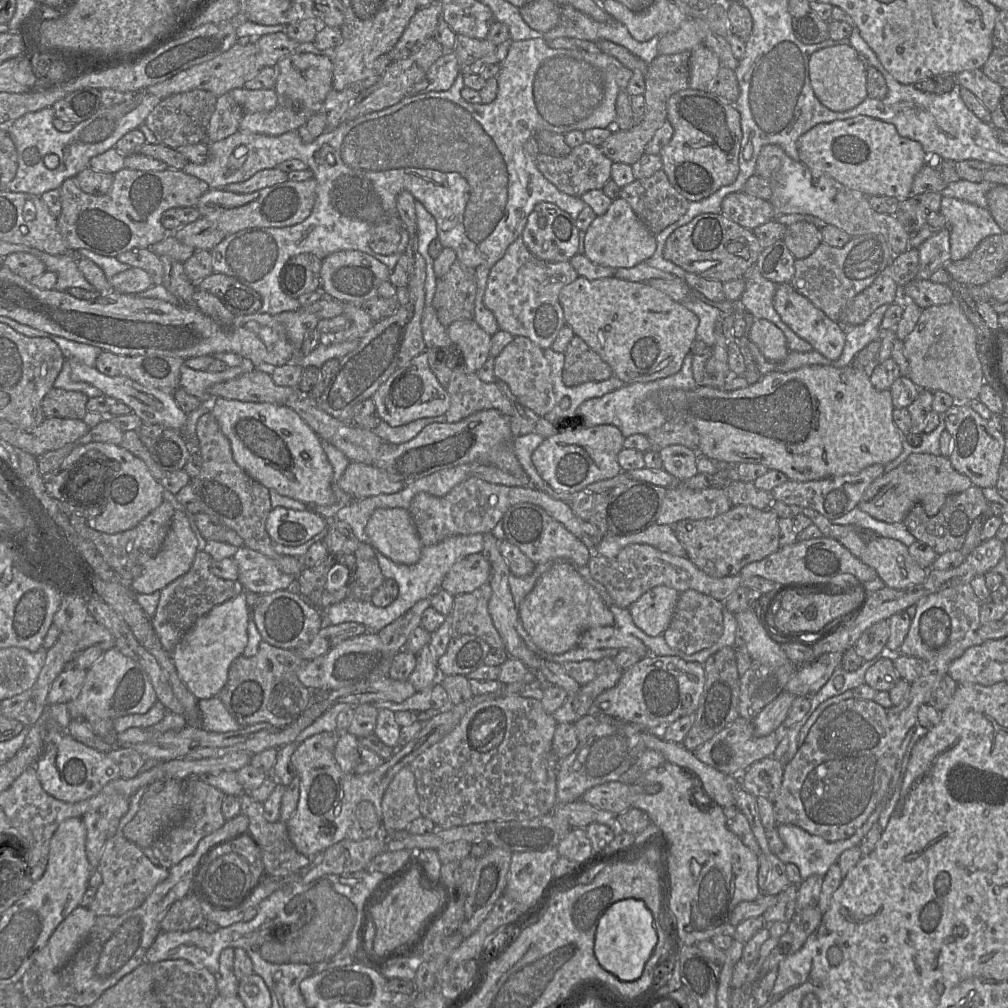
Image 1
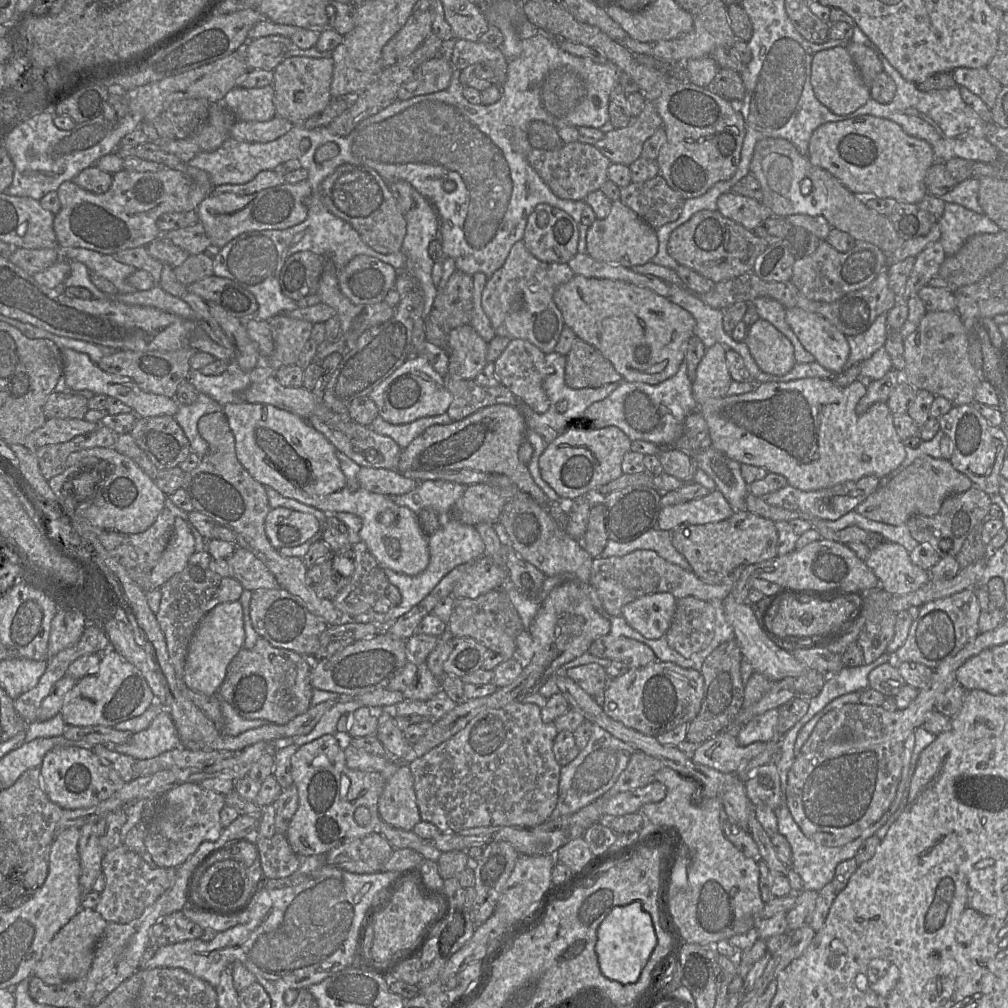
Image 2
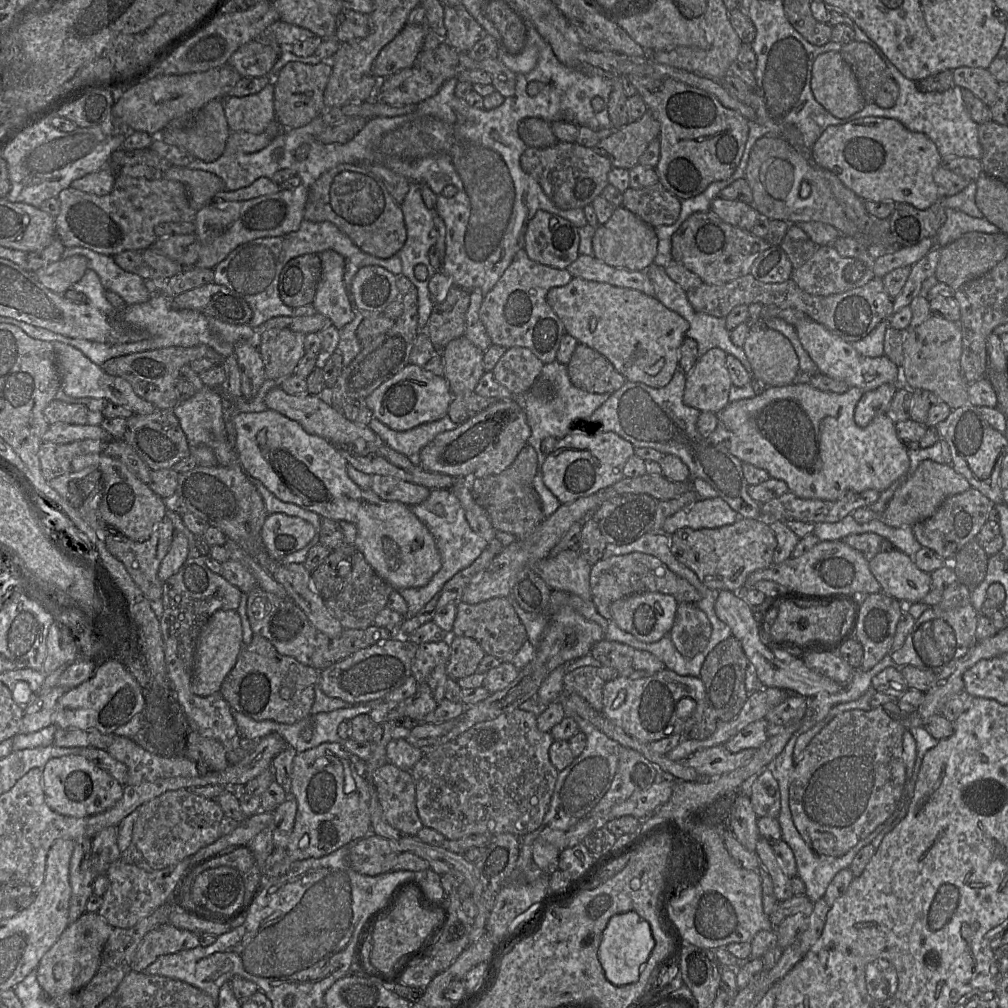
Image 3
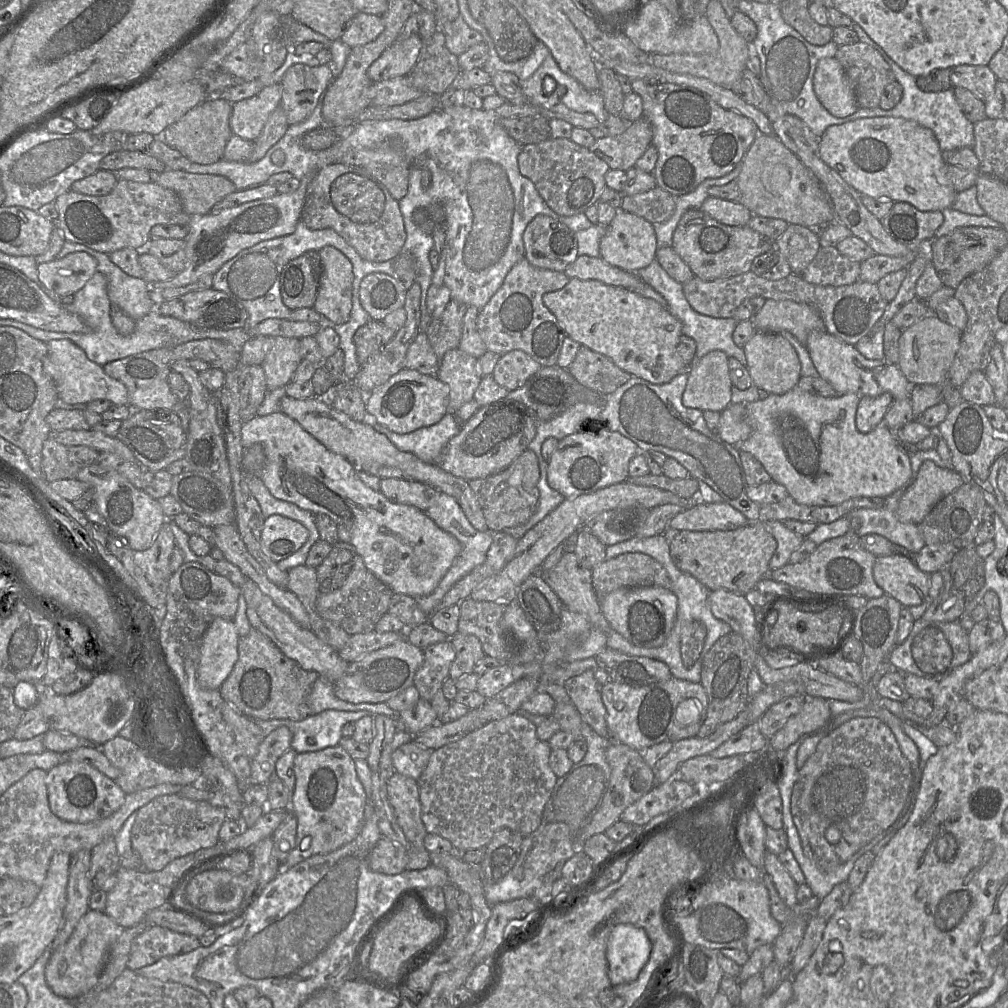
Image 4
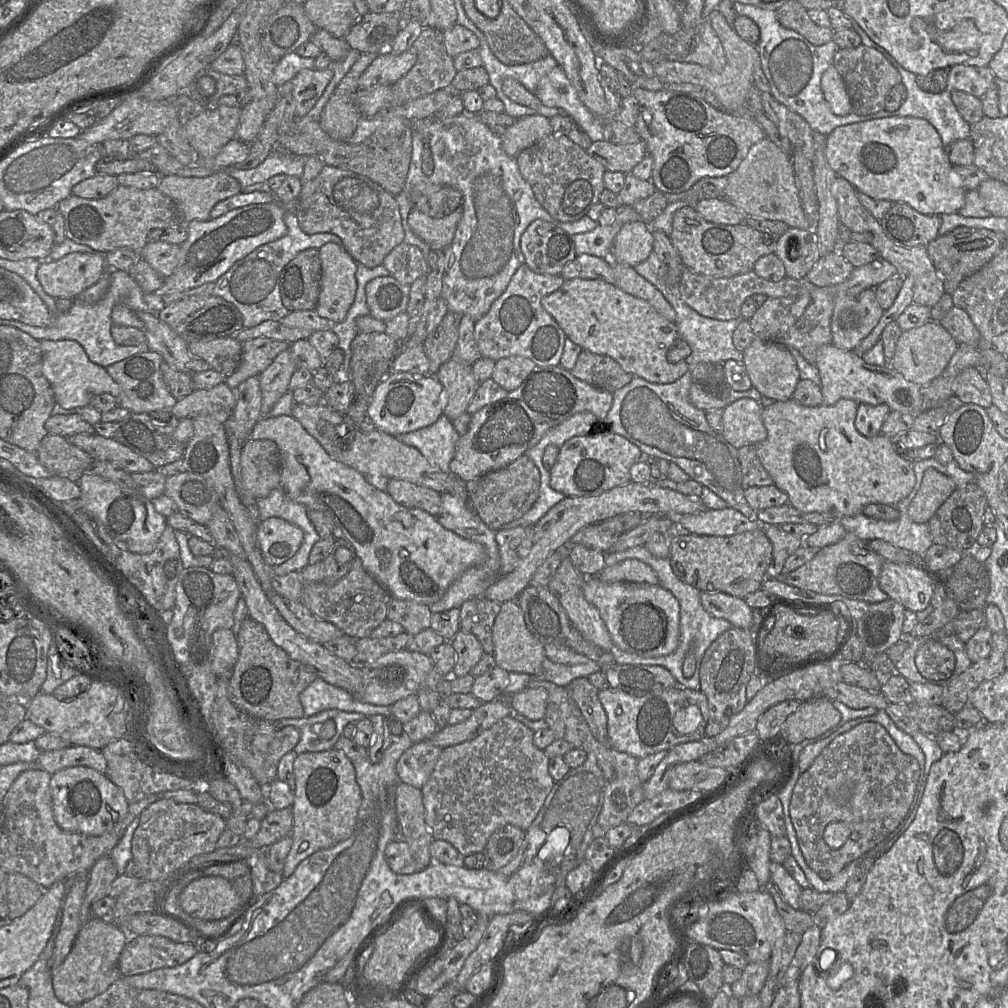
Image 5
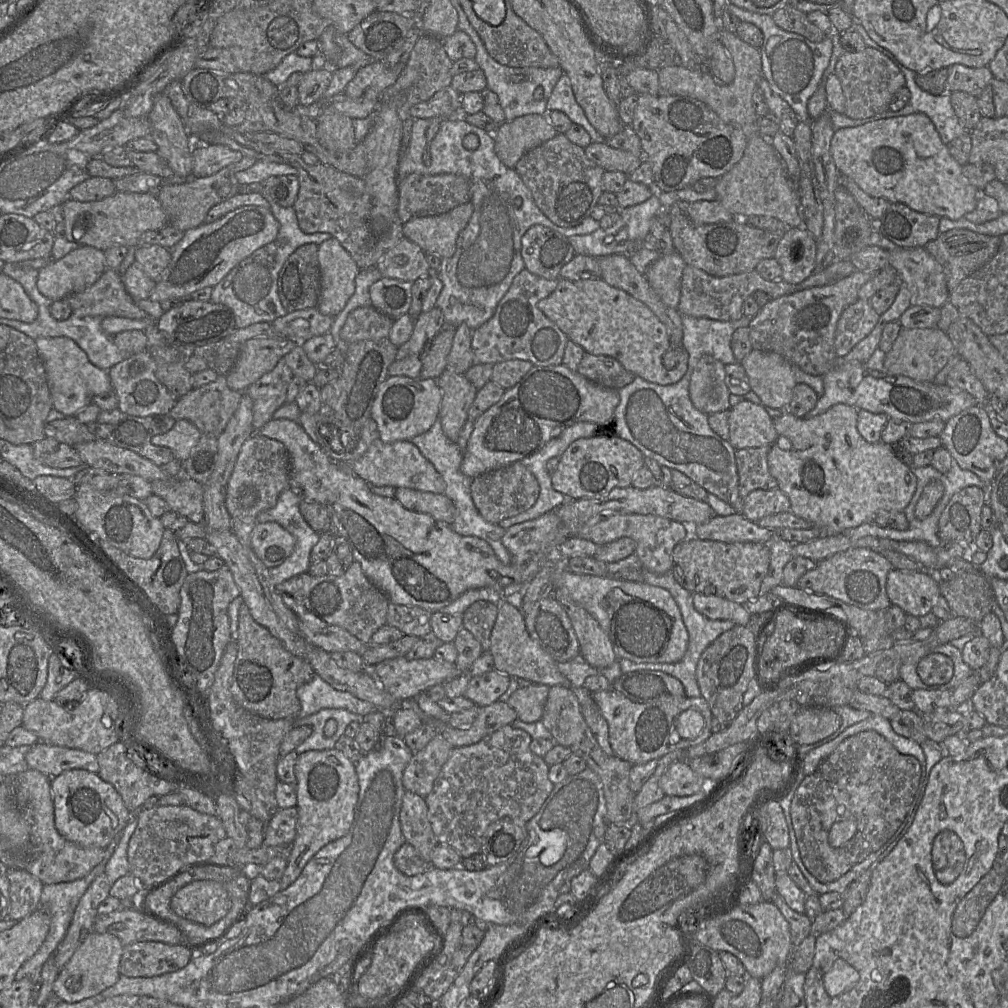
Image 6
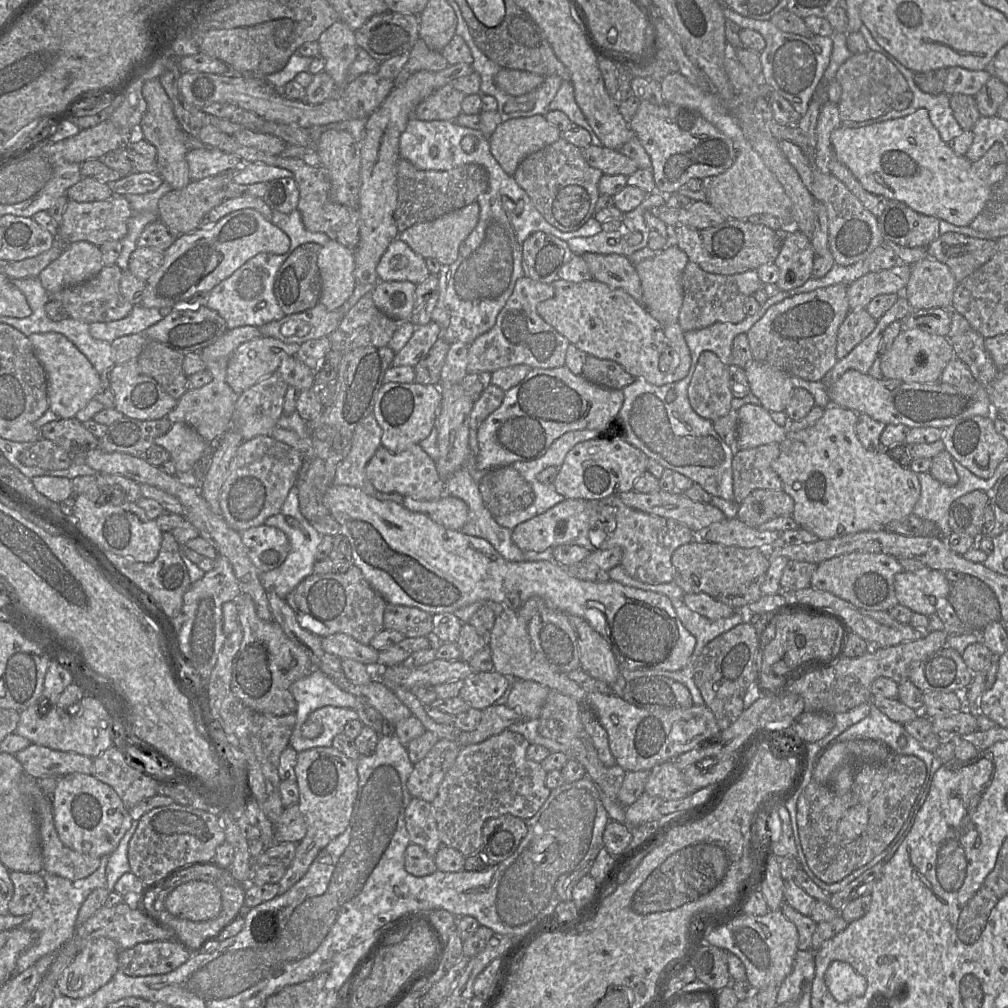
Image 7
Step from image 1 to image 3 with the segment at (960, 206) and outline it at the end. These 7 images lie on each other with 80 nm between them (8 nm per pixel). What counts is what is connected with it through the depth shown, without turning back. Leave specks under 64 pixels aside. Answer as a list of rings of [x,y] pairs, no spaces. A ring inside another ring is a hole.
[[[945,208],[946,221],[937,232],[935,246],[944,247],[968,232],[995,234],[1000,229],[985,217],[975,218],[952,208]]]

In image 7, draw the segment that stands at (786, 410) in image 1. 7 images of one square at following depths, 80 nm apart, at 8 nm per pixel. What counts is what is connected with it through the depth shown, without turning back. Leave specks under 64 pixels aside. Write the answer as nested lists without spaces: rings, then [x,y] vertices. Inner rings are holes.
[[[830,404],[814,425],[788,432],[779,444],[779,457],[772,462],[772,468],[782,480],[782,490],[794,500],[793,519],[799,528],[819,539],[883,529],[889,522],[913,514],[920,497],[920,483],[914,472],[895,462],[887,450],[869,451],[862,445],[856,434],[857,416],[853,410]]]

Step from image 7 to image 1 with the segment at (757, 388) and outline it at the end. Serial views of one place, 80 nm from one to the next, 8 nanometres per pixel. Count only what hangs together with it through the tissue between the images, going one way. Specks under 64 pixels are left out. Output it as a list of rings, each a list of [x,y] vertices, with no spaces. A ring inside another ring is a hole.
[[[758,318],[753,322],[749,339],[757,345],[766,359],[773,362],[785,360],[790,352],[782,330],[764,318]]]

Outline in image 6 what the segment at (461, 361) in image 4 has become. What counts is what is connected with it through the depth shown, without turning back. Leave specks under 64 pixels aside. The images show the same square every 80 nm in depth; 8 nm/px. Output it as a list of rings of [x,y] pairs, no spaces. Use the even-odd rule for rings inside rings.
[[[446,369],[437,379],[442,392],[439,419],[445,436],[457,442],[459,433],[468,418],[477,389],[464,374]]]

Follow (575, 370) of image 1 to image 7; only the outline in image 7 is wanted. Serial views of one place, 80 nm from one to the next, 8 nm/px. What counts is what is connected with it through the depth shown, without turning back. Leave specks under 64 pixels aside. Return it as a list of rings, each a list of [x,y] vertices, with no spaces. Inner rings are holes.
[[[592,355],[586,356],[581,375],[596,385],[617,390],[622,390],[635,380],[617,362]]]

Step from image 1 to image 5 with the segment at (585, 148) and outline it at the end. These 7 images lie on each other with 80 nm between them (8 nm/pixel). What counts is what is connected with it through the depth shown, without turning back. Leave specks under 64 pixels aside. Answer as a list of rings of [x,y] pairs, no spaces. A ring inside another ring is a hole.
[[[552,133],[516,157],[522,177],[530,184],[537,201],[560,222],[576,221],[599,202],[605,189],[605,167],[568,136]]]

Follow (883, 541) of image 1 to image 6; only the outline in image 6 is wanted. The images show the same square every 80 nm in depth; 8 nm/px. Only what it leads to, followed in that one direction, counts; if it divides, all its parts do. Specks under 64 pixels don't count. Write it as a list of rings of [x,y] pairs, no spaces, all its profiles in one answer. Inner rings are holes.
[[[893,568],[887,575],[886,593],[891,604],[900,607],[906,614],[918,618],[930,613],[941,595],[936,576],[932,572],[924,571],[924,569],[907,571]]]

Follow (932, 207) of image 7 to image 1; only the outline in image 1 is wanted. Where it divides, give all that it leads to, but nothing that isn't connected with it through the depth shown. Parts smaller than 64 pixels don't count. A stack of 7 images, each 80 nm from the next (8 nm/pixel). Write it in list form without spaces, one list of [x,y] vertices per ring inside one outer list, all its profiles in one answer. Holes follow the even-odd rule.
[[[860,115],[815,125],[797,140],[800,162],[812,173],[824,173],[865,196],[890,196],[899,201],[911,196],[915,175],[927,163],[922,145],[899,135],[888,122]]]

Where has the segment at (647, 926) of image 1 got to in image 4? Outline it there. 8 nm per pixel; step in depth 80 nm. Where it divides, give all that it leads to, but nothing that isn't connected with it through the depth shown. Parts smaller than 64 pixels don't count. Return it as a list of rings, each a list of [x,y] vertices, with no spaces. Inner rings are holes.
[[[632,924],[616,925],[608,938],[606,959],[613,985],[636,980],[648,961],[651,943],[644,929]]]

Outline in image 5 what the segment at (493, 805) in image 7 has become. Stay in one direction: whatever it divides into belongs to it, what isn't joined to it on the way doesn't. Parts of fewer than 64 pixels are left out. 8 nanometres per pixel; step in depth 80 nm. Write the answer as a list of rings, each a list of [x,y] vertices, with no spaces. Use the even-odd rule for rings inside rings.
[[[510,715],[475,738],[442,750],[430,778],[421,789],[425,820],[434,839],[450,843],[460,854],[467,856],[484,851],[490,836],[506,824],[526,832],[556,782],[549,772],[550,759],[533,742],[534,733]]]

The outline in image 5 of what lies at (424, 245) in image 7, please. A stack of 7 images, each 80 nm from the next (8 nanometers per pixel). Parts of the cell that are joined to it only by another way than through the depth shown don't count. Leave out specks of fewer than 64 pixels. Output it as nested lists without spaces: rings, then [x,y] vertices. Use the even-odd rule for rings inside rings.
[[[461,207],[442,218],[434,218],[418,209],[412,209],[408,215],[408,224],[432,250],[440,251],[451,244],[461,217]]]

